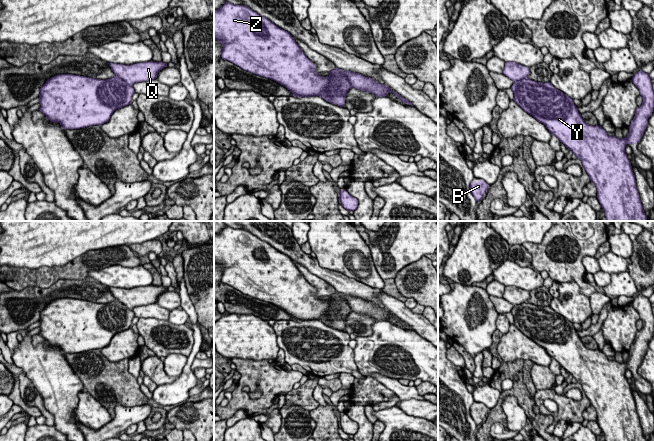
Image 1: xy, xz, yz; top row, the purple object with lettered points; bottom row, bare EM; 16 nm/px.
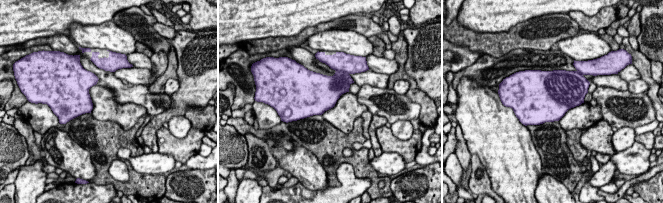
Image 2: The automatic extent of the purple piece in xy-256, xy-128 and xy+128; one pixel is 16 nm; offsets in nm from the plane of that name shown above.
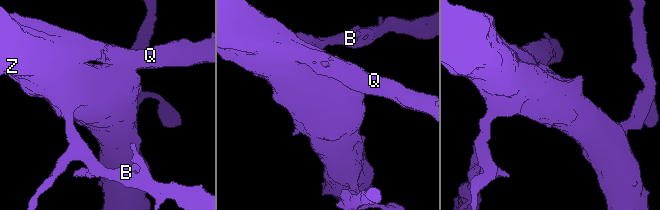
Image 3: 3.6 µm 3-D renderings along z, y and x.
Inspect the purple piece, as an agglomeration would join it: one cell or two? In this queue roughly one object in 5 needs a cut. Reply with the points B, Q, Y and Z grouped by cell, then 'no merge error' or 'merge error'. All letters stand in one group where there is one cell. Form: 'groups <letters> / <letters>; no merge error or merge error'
groups B Q Y Z; no merge error

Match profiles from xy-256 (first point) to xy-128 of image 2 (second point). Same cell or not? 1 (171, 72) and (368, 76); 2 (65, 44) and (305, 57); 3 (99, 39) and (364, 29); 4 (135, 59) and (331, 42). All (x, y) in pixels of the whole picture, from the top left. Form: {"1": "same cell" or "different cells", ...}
{"1": "different cells", "2": "same cell", "3": "different cells", "4": "different cells"}

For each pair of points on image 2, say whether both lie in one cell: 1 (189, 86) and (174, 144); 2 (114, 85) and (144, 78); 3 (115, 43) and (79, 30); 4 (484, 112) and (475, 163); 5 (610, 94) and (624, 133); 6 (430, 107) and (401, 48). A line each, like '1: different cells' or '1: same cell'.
1: different cells
2: different cells
3: same cell
4: different cells
5: different cells
6: same cell

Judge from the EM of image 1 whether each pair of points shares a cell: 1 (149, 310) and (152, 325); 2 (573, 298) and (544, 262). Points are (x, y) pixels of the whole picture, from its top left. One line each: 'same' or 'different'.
1: different
2: different

